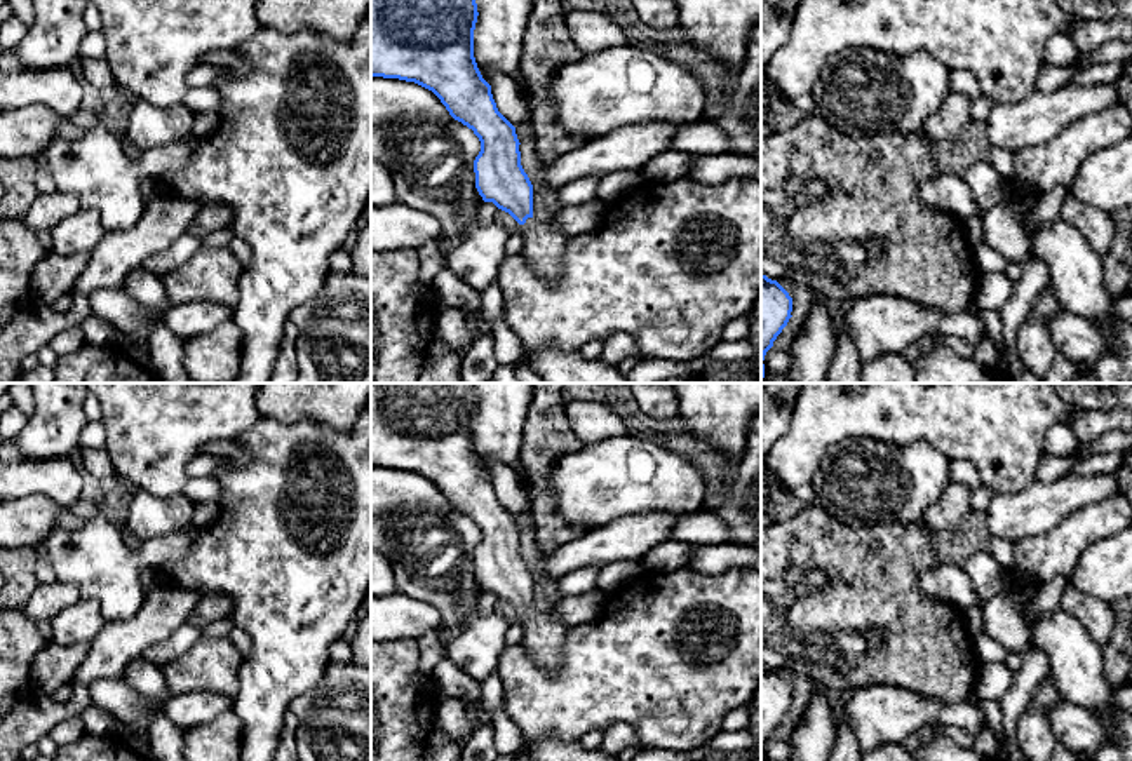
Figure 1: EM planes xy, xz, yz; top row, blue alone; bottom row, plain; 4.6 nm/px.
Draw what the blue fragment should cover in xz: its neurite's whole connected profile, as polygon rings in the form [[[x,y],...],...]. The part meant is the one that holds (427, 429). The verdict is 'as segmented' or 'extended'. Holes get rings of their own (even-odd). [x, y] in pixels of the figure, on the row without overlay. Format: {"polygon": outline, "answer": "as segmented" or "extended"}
{"polygon": [[[371,383],[371,467],[414,472],[432,481],[455,510],[474,521],[481,531],[481,542],[474,550],[475,578],[479,585],[484,592],[493,592],[519,613],[517,622],[524,629],[521,646],[540,669],[554,672],[563,663],[563,650],[569,627],[561,623],[549,611],[540,611],[533,606],[533,575],[521,556],[521,533],[515,517],[498,502],[491,475],[482,468],[474,448],[477,406],[474,383]]], "answer": "extended"}

